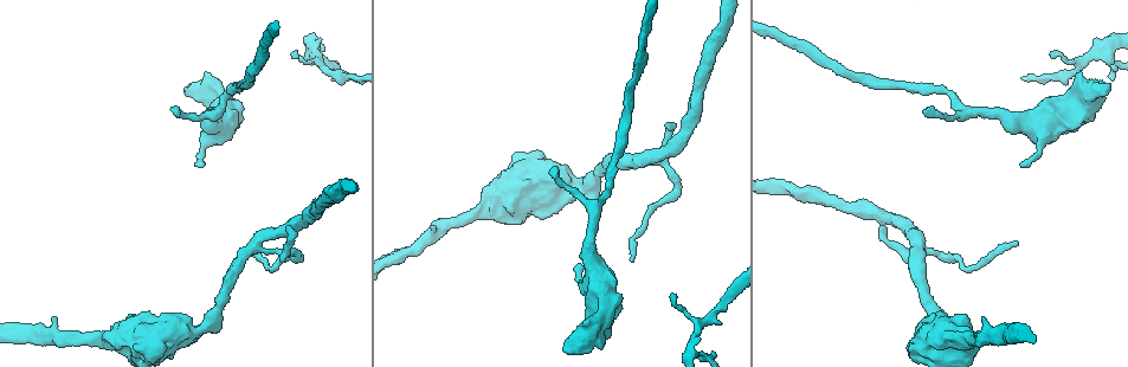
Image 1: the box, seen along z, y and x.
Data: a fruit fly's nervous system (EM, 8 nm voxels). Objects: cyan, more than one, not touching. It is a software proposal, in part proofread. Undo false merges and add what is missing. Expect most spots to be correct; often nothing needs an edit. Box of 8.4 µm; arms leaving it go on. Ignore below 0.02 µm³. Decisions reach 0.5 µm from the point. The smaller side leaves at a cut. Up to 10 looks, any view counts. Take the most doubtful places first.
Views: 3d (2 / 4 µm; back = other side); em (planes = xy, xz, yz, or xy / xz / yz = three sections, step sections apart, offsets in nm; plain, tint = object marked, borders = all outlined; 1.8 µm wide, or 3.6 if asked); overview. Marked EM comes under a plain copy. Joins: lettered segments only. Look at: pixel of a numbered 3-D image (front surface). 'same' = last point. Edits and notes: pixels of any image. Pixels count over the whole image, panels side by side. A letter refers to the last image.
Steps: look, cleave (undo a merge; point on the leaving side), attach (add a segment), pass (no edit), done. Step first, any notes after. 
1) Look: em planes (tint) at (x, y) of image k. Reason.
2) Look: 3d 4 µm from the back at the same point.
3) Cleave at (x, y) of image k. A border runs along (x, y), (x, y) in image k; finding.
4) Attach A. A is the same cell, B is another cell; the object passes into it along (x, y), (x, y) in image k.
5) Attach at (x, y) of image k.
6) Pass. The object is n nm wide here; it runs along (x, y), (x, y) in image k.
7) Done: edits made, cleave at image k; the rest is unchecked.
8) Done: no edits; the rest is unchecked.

Look: 3d 4 µm at (666, 122) of image 1. Thin end.

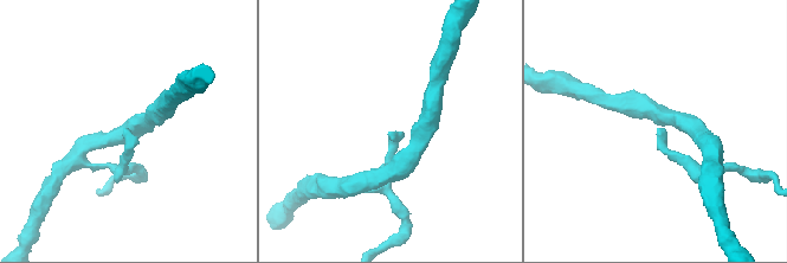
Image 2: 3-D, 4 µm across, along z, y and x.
Look: em xy step 16 (borders) at (124, 128) of image 2.

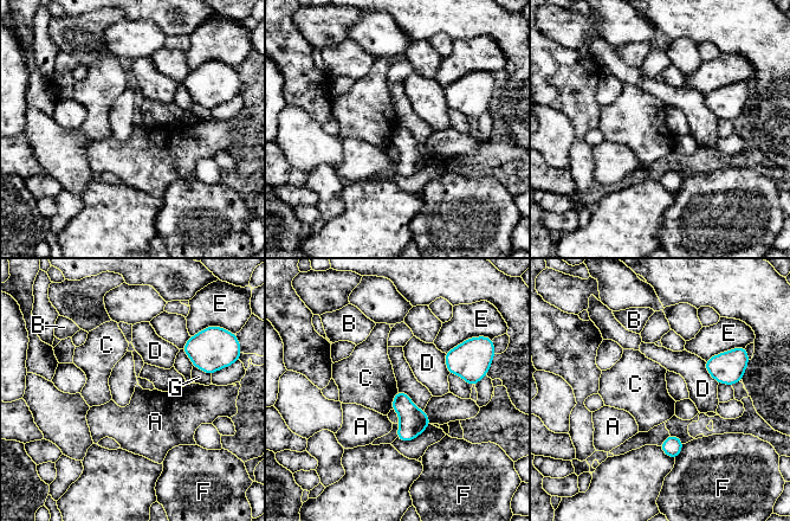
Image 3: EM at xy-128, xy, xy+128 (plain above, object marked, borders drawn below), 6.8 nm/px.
Pass. A, B, C, D, E, F and G are other cells; a border runs along (397, 390), (390, 409) in image 3; no lettered segment goes on from it.

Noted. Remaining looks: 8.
Look: em xz step 4 (tint) at (1110, 44) of image 1. Sudden change in width.

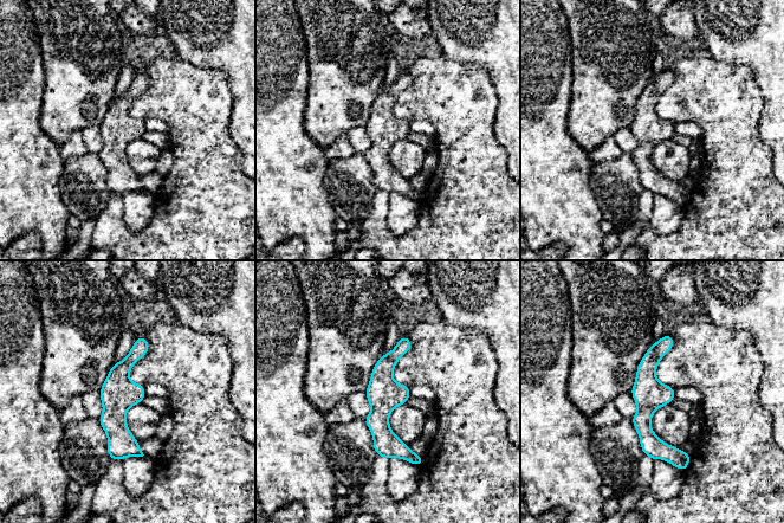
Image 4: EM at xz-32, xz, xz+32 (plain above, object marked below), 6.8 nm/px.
Look: em planes (borders) at the same point.

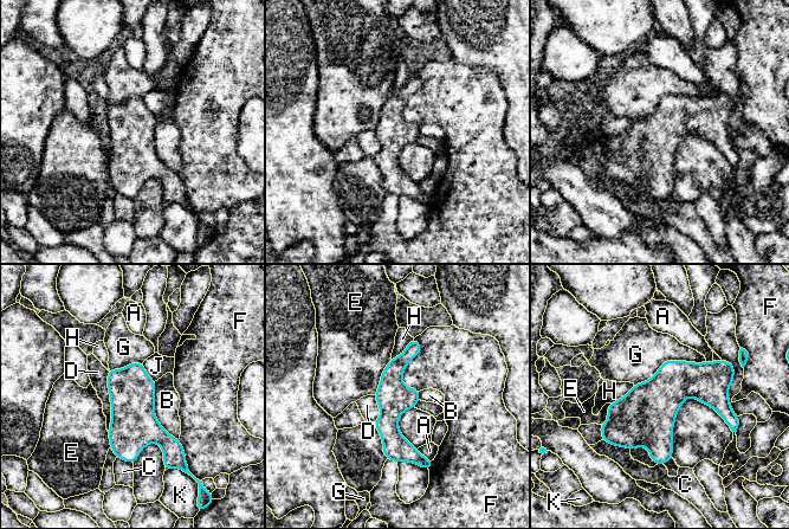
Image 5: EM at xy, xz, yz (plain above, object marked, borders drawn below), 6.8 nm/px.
Pass. A, B, C, D, E, F, G, H, J and K are other cells; a border runs along (415, 337), (402, 382), (419, 391) in image 5; one neuron here.

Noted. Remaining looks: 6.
Look: 3d 2 µm at (631, 260) of image 1. End of a long branch.

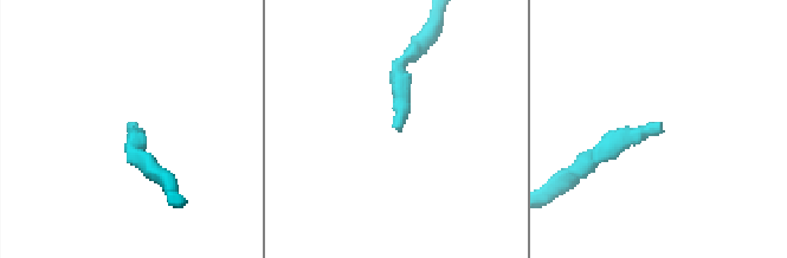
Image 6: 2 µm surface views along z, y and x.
Look: em planes (tint) at (397, 128) of image 6.

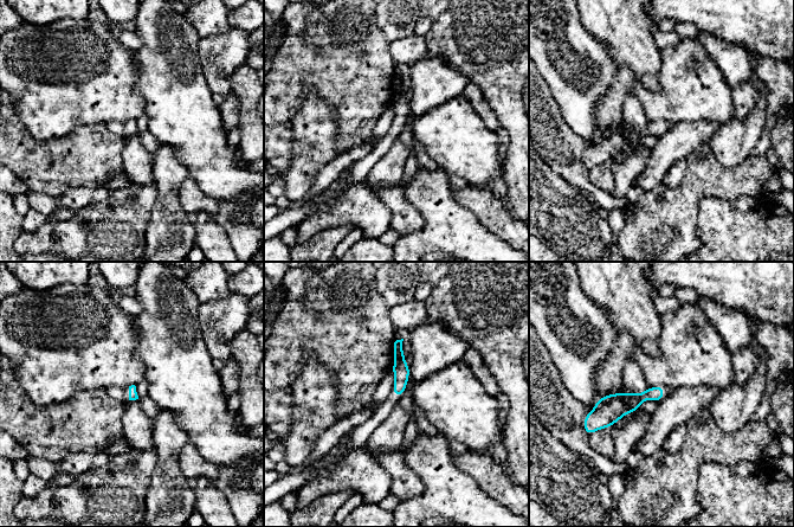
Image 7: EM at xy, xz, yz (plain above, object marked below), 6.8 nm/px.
Look: em planes (borders) at the same point. See the neighbours.

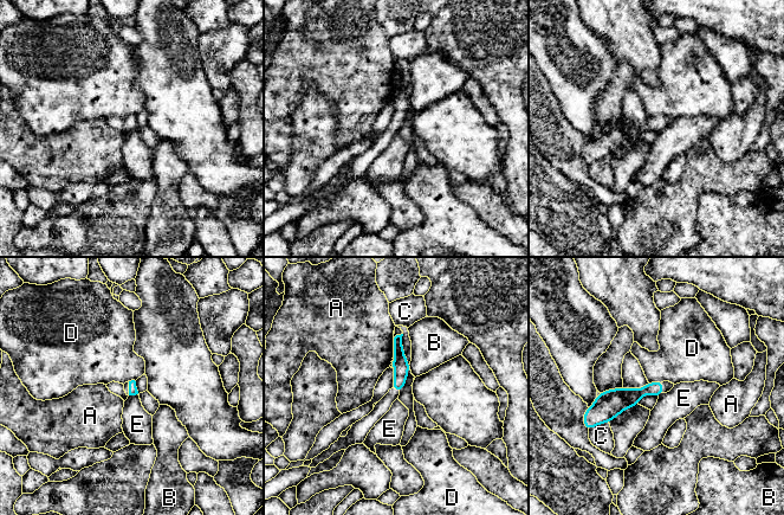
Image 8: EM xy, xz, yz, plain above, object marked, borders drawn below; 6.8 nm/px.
Pass. A, B, C, D and E are other cells; a border runs along (137, 393), (129, 396) in image 8; no lettered segment goes on from it.

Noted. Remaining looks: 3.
Look: em yz step 16 (borders) at (562, 349) of image 1. Free end.

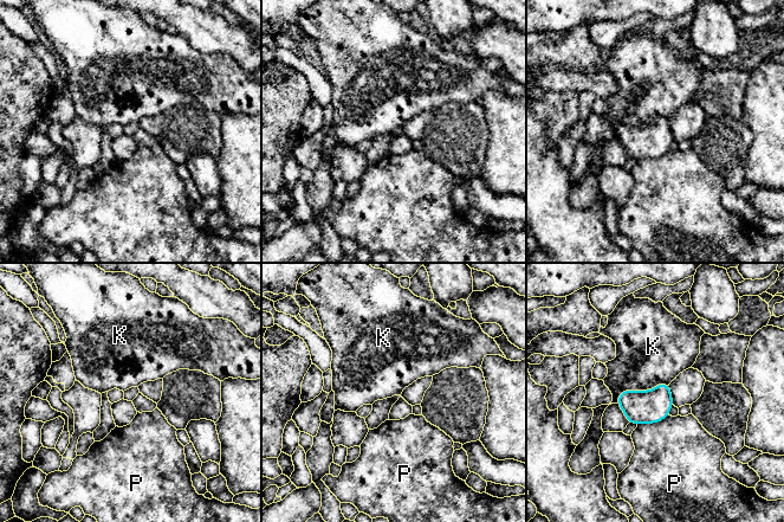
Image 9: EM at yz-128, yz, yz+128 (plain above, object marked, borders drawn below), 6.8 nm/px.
Pass. K and P are other cells; a border runs along (668, 384), (623, 390), (616, 403) in image 9; none of them fits.

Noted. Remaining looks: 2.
Done: no edits; the rest is unchecked.

